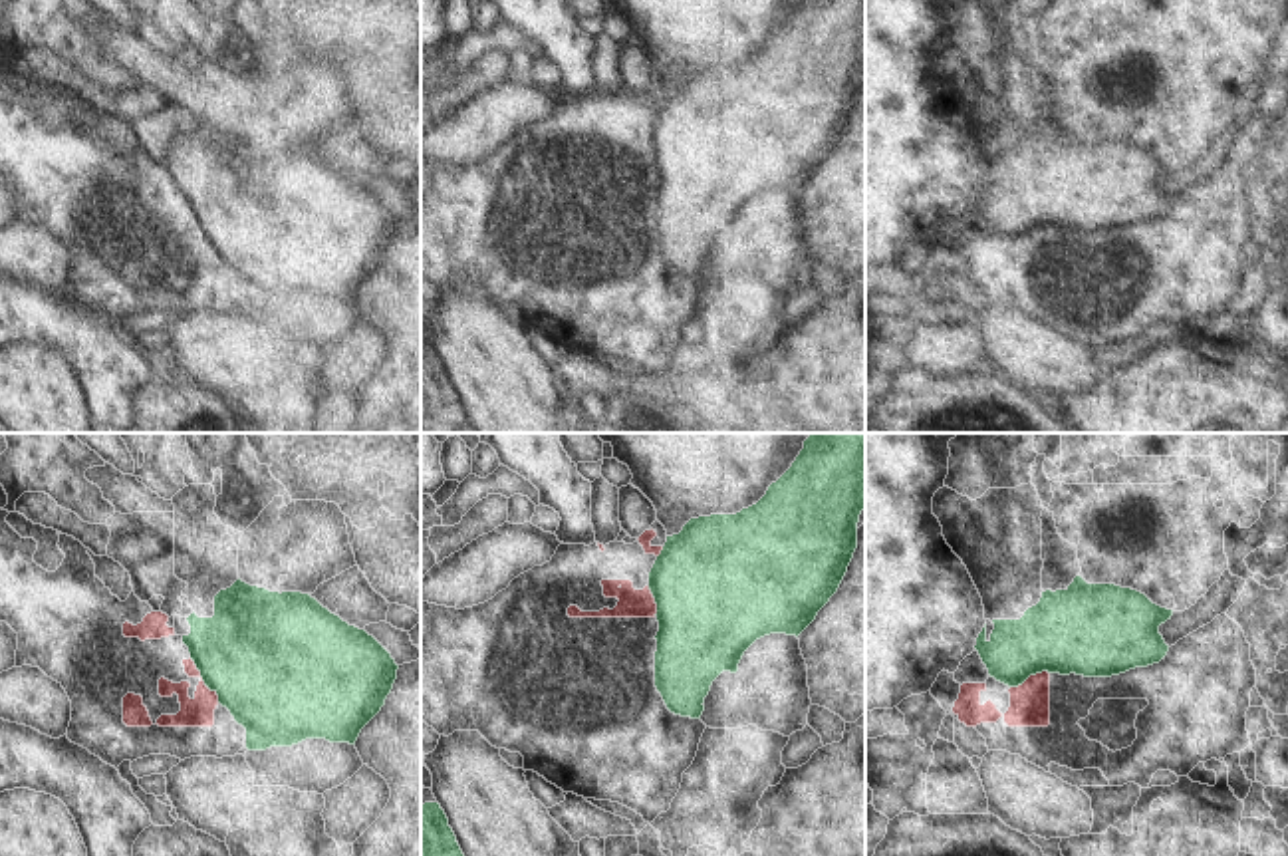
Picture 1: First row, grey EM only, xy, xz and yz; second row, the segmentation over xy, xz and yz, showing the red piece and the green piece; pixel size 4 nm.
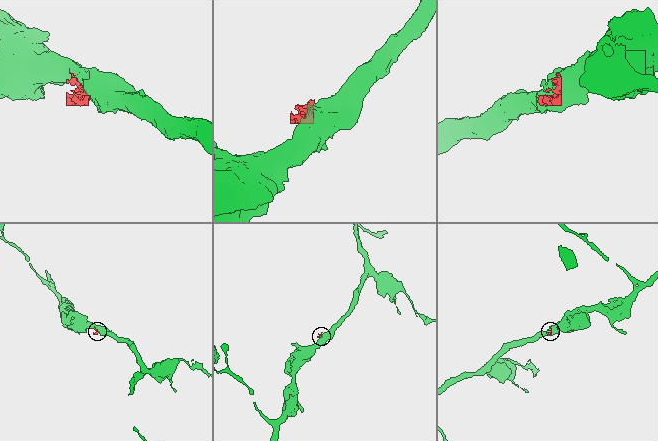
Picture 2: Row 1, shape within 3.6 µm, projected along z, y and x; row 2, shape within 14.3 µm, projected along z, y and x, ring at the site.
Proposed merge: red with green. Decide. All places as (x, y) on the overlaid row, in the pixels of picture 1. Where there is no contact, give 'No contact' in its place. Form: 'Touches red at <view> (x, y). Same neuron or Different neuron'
Touches red at xy (201, 680). Different neuron.

